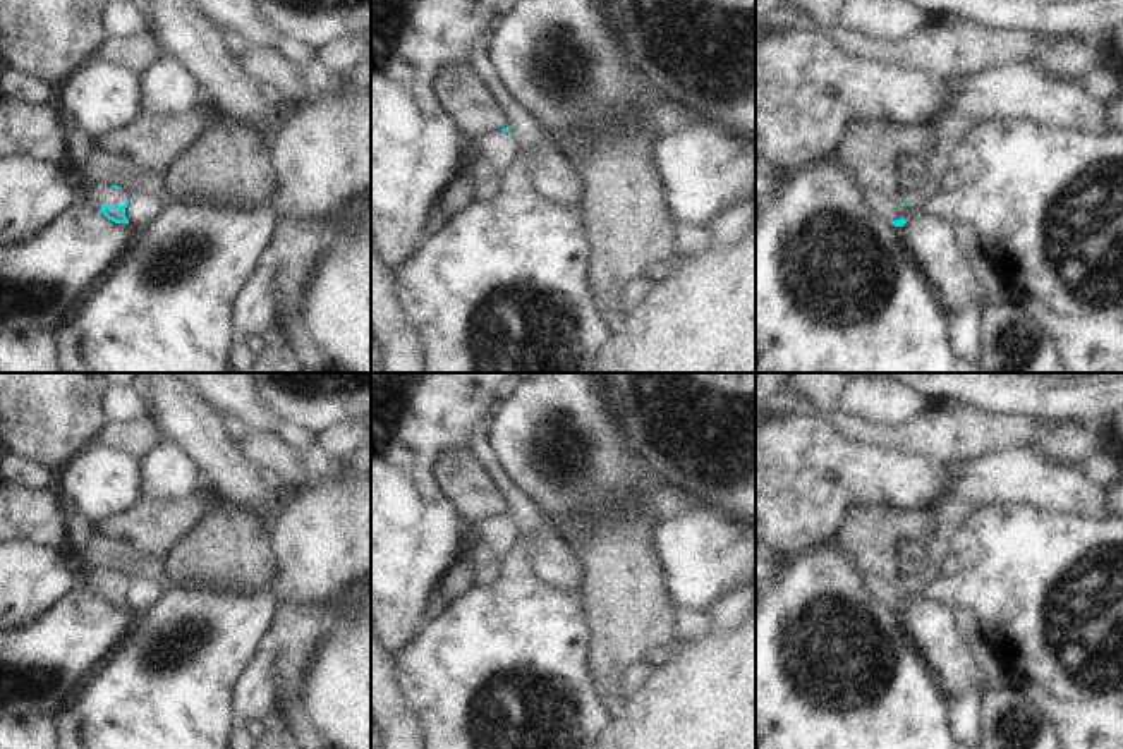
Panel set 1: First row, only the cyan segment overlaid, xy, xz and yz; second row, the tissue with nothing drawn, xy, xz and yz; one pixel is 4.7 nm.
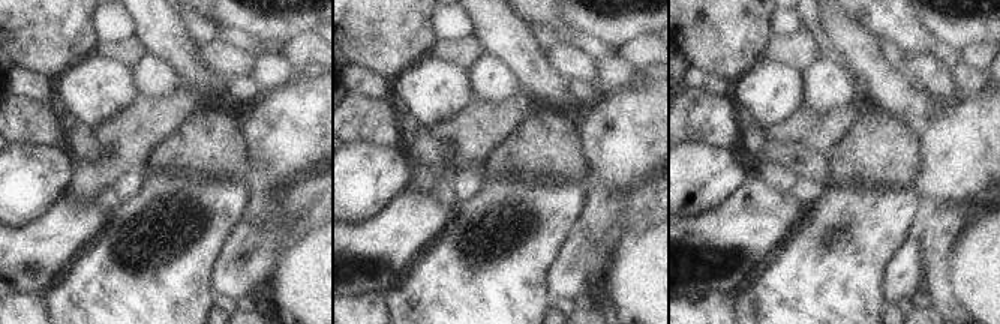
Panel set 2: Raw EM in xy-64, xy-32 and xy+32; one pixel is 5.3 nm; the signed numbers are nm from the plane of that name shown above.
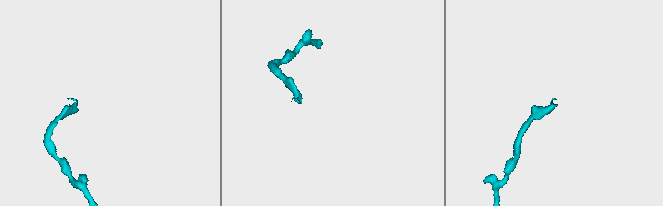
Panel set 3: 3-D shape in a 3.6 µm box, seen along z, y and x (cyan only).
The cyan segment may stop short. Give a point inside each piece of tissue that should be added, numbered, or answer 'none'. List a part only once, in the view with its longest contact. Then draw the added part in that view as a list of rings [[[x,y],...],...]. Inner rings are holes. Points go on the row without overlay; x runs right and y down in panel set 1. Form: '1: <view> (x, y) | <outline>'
1: xy (103, 579) | [[[94,569],[91,581],[100,591],[122,591],[129,586],[131,577],[106,569]]]

